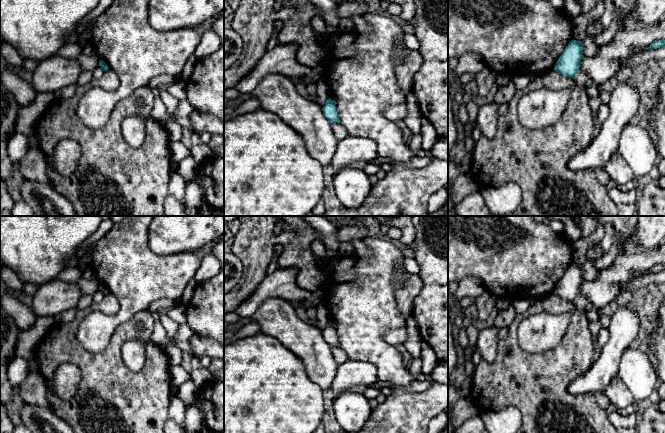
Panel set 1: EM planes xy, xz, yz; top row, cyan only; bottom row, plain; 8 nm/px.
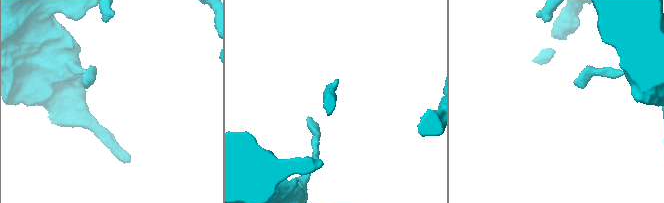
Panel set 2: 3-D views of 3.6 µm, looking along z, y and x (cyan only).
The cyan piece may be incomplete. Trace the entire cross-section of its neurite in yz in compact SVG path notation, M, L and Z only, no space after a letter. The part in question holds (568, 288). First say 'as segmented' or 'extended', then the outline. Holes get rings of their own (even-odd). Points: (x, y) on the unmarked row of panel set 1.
as segmented | M571 264L553 293L566 301L573 302L579 296L580 286L583 282L585 281L582 266Z

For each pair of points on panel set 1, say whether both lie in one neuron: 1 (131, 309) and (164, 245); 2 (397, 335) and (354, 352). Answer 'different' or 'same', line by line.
1: different
2: different

